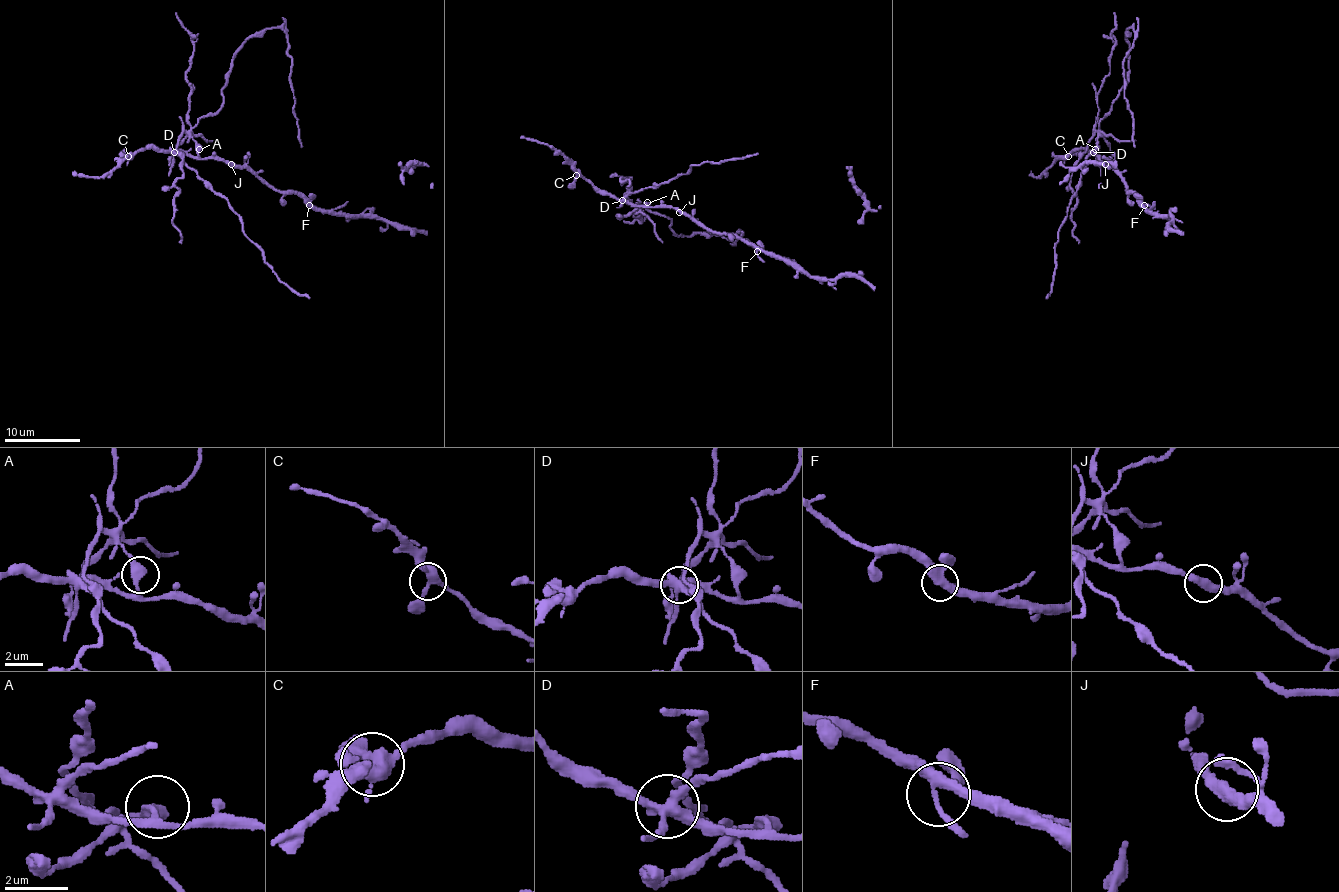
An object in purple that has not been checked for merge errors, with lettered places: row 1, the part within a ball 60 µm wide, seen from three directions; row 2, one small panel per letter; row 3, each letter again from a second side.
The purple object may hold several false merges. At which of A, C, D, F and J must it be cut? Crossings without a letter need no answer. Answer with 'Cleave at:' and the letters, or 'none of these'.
Cleave at: A, D

